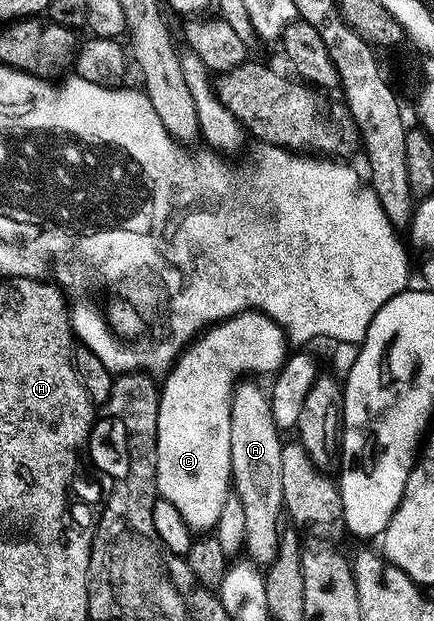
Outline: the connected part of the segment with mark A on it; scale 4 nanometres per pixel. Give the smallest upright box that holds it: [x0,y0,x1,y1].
[231,382,285,569]

